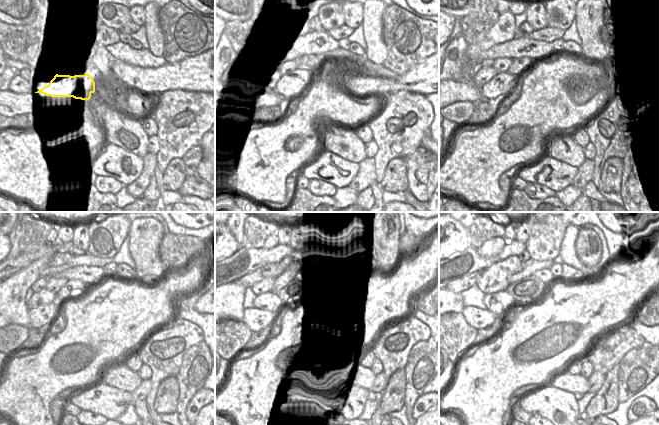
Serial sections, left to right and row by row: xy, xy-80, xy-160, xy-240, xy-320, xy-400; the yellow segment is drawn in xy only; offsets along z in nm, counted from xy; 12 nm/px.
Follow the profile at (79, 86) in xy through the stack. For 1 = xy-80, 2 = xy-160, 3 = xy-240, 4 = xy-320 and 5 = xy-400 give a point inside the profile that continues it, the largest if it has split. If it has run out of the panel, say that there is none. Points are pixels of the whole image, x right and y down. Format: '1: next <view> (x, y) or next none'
1: next xy-80 (278, 90)
2: next xy-160 (502, 85)
3: next xy-240 (39, 316)
4: next xy-320 (256, 319)
5: next xy-400 (477, 318)

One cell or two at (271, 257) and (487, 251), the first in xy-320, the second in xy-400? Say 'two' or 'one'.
two

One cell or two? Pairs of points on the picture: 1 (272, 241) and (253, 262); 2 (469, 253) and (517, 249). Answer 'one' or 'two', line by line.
1: two
2: one

